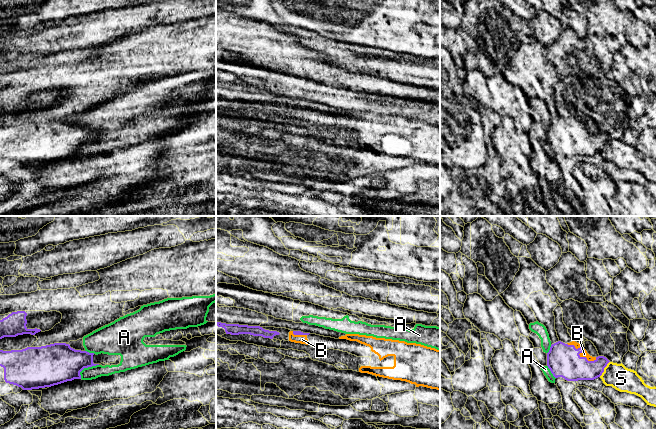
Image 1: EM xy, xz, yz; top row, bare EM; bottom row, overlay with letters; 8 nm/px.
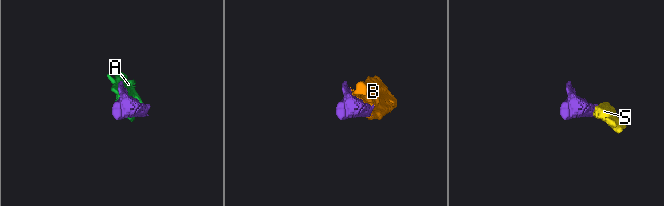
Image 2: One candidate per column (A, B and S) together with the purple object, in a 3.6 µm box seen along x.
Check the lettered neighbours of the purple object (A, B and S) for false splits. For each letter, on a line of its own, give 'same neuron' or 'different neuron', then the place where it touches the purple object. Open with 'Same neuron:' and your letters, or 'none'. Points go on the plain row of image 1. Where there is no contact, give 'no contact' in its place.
Same neuron: B
A: different neuron; contact xy (86, 143)
B: same neuron; contact yz (586, 135)
S: different neuron; contact yz (603, 145)

